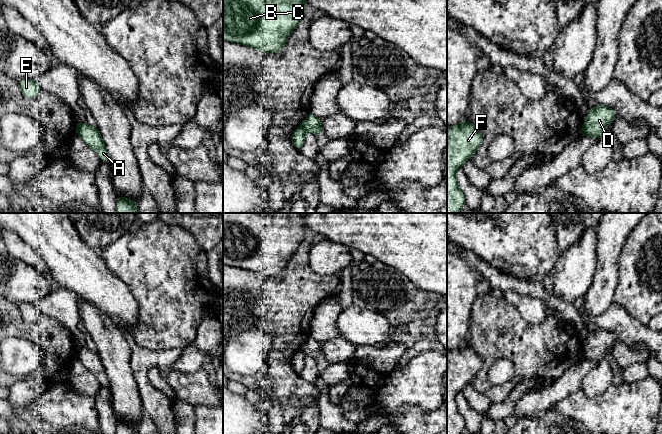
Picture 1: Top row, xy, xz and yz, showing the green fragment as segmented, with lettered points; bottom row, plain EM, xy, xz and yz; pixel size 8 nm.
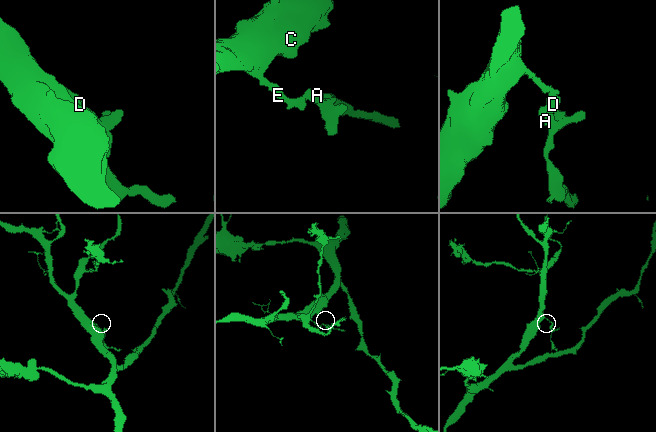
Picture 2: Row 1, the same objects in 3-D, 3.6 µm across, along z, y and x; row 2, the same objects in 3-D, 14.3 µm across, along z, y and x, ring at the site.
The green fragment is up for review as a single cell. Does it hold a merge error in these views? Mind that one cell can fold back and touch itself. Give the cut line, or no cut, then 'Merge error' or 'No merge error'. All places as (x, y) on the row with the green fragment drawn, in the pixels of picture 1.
Split along xz (300, 125), (305, 131). Merge error

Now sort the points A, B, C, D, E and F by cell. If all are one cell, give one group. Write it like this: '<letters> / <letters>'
A / B C D E F

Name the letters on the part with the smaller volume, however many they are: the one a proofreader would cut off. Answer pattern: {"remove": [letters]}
{"remove": ["A"]}

